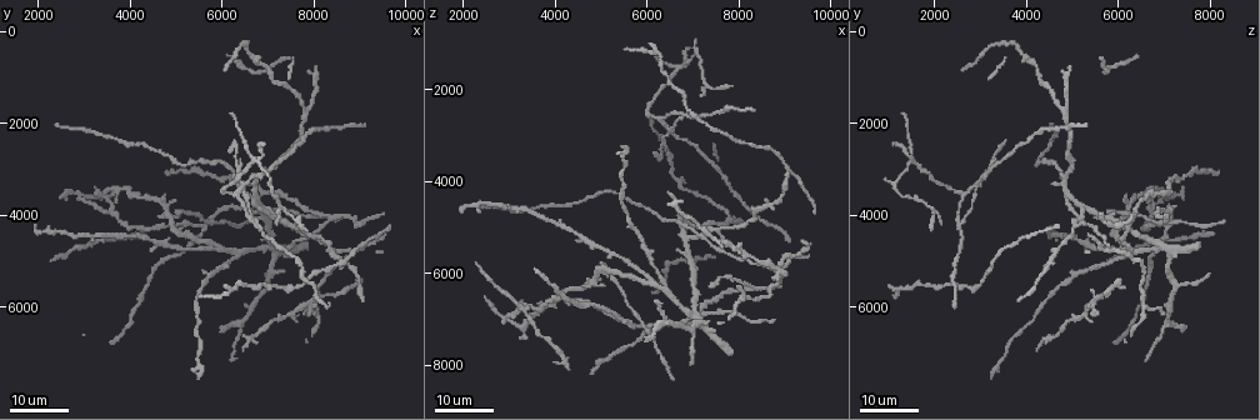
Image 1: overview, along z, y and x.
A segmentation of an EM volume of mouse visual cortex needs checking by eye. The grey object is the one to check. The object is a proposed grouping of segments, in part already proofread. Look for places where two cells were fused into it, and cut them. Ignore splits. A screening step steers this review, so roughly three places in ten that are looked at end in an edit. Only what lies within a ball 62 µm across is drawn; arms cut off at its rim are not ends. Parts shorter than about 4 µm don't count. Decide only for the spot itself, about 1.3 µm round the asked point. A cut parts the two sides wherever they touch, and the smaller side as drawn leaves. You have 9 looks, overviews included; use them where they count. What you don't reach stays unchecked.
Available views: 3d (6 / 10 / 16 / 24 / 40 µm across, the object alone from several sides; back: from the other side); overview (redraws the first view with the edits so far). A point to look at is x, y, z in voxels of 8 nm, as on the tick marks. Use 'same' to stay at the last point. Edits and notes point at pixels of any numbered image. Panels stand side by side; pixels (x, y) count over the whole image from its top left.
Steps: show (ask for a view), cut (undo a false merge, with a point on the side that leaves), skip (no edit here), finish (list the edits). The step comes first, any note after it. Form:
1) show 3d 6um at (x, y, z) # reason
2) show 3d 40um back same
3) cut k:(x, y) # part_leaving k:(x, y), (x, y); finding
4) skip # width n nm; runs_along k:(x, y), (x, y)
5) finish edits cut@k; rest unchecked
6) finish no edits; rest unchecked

show 3d 24um at (6700, 3550, 4950) # four or more arms meet

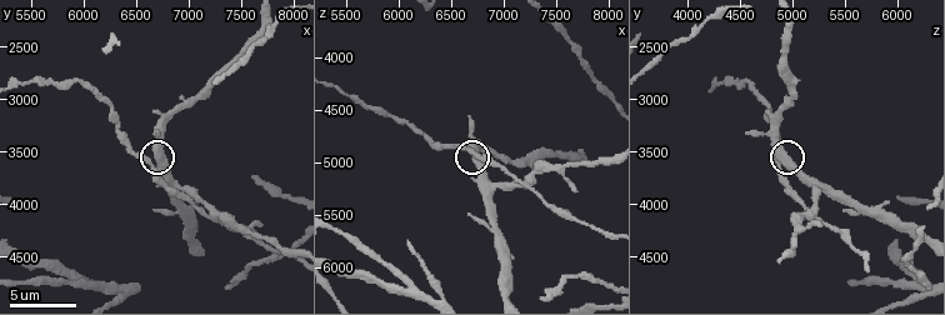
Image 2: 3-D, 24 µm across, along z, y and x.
show 3d 6um at (6720, 3540, 4880) # closer look

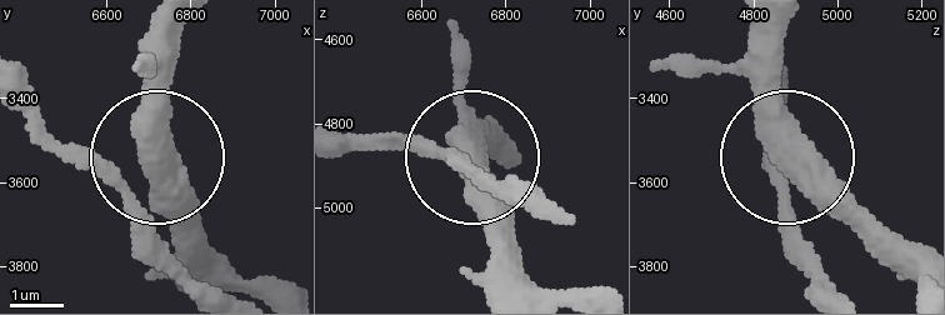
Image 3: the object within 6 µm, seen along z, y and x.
skip # arms 4; all the same cell

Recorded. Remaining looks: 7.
show 3d 24um at (8100, 2100, 4500)

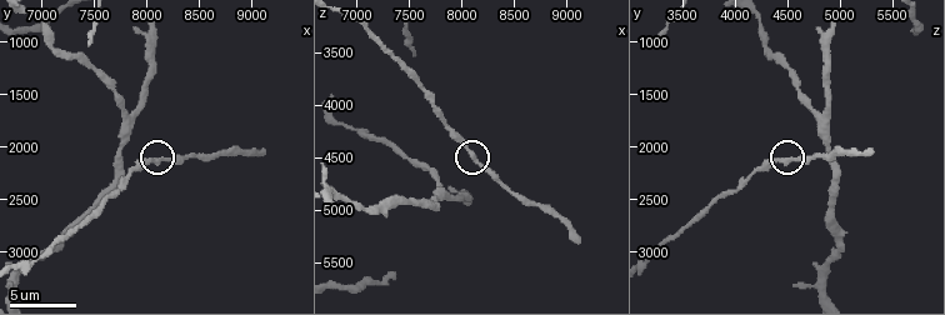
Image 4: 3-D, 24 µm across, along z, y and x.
show 3d 10um at (8140, 2140, 4500) # zoom in

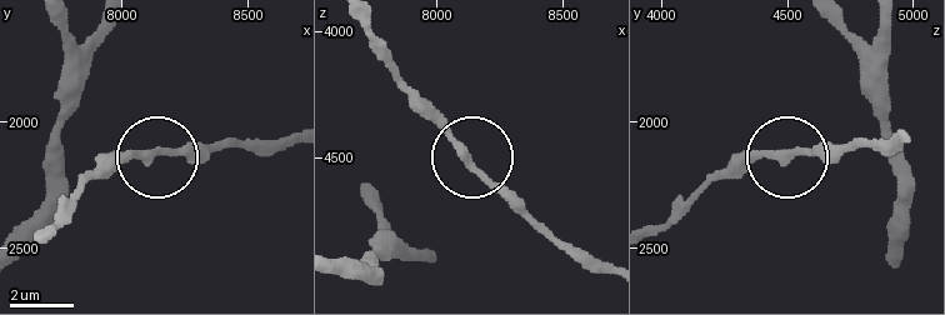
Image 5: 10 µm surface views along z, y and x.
skip # width 240 nm; one cell here

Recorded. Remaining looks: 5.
show 3d 16um at (6800, 4200, 2550) # thick turns thin

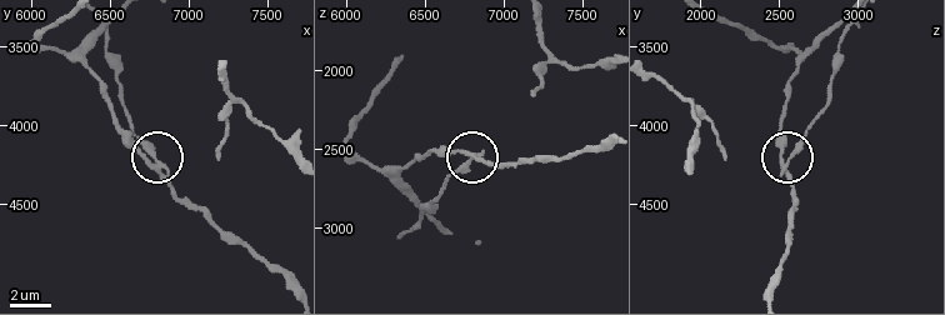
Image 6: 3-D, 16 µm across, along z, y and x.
show 3d 10um at (6820, 4280, 2540)

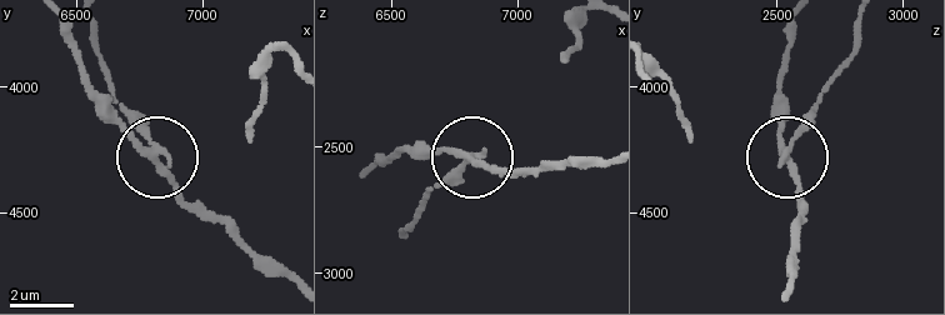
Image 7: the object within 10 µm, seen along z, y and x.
cut 7:(435, 185) # width 210 nm; two cells meet here

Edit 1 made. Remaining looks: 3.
show overview

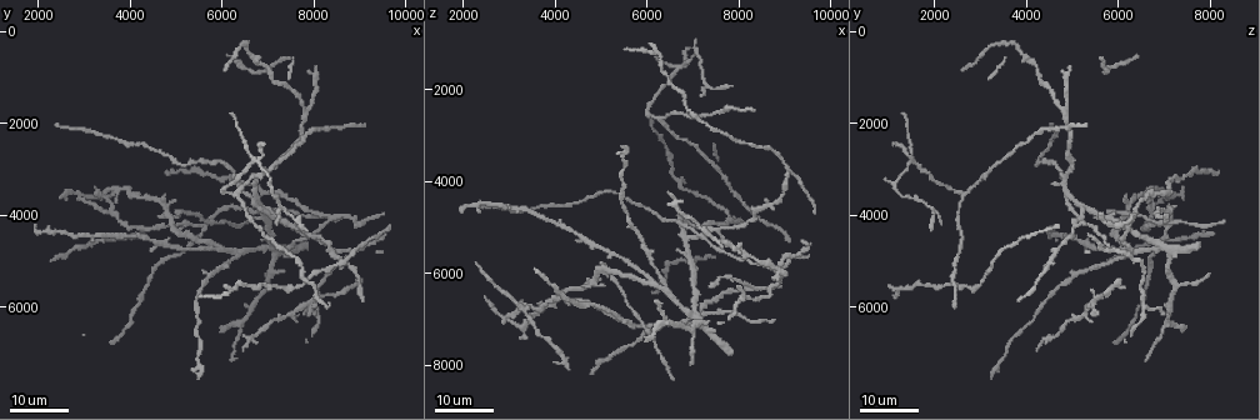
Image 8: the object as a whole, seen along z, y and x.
show 3d 24um at (6750, 2800, 1500) # four-way junction

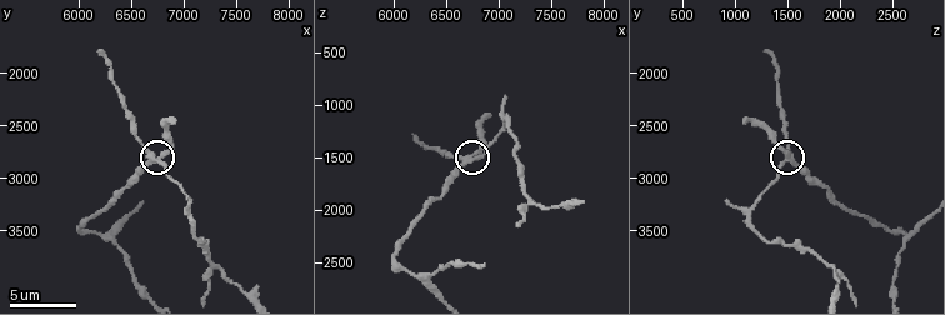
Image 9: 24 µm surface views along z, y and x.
show 3d 10um at (6780, 2860, 1480)

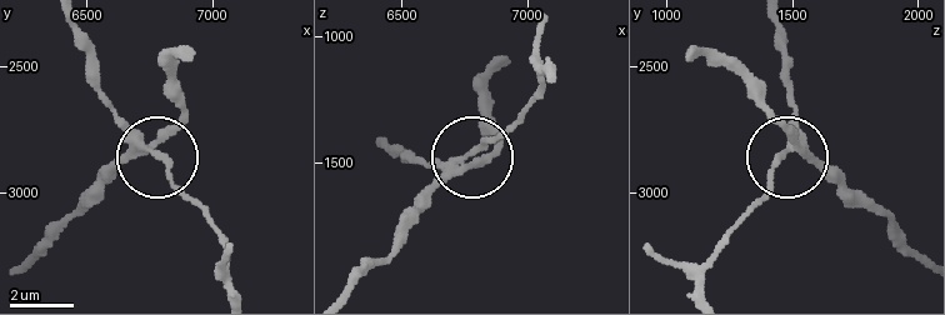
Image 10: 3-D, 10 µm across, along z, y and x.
cut 10:(168, 178) # part_leaving 10:(144, 146), (219, 233), (230, 289); a second cell is stuck on

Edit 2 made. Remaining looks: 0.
finish edits cut@7, cut@10; rest unchecked

